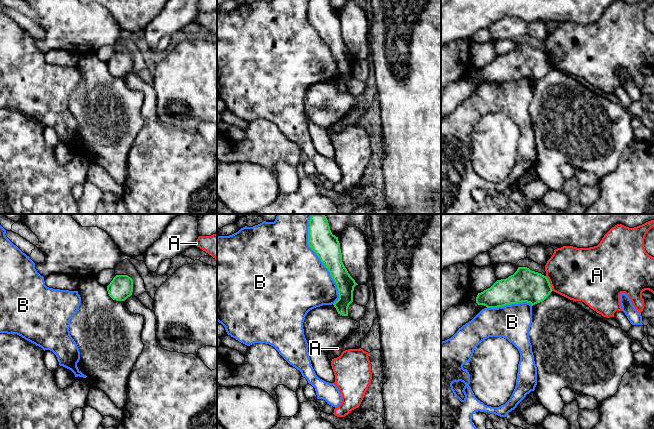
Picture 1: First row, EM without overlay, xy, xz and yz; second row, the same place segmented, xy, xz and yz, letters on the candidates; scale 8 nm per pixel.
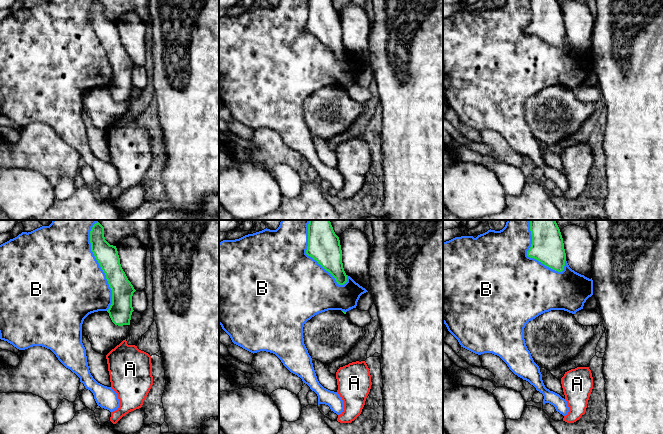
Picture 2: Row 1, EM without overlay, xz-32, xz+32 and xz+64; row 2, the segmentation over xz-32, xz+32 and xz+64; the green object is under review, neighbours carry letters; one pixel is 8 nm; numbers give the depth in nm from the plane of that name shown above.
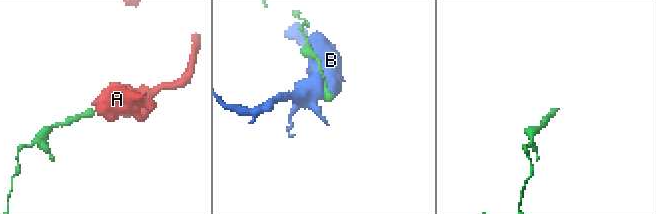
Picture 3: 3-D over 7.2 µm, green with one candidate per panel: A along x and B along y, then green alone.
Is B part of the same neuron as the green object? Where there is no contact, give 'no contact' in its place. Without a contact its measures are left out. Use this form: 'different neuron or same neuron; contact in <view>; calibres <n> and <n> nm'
different neuron; contact in xz; calibres 200 and 500 nm

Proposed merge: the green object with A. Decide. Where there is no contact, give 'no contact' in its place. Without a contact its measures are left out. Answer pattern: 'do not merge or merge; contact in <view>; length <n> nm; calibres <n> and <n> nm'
do not merge; contact in yz; length 140 nm; calibres 260 and 420 nm

